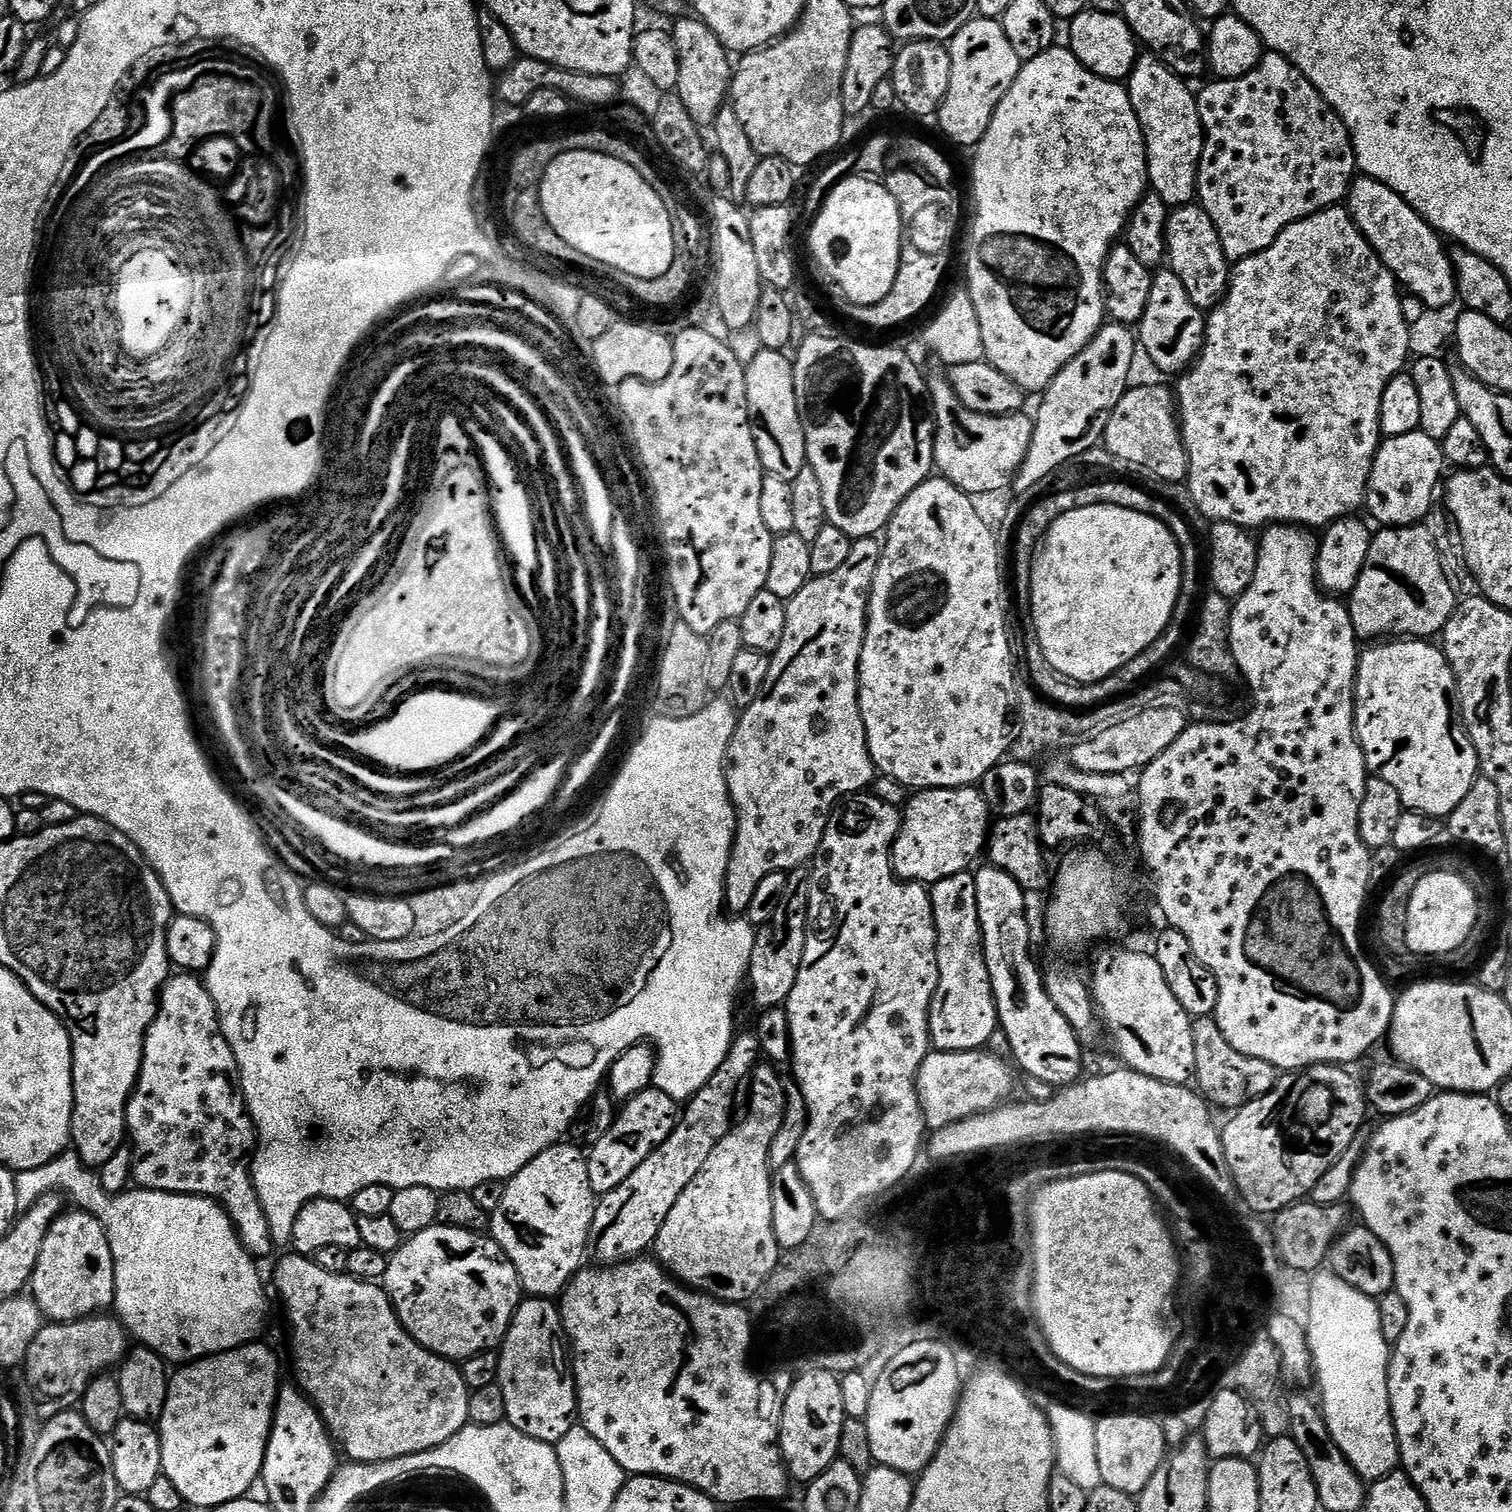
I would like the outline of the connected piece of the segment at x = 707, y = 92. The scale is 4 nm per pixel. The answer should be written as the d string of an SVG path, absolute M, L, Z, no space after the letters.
M680 18L671 25L670 31L678 46L678 86L675 95L682 98L682 106L690 110L690 118L701 126L715 125L718 114L729 103L734 75L734 60L722 46L718 34L699 18Z

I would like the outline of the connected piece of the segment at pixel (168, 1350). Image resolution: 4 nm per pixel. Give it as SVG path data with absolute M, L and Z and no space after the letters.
M65 1150L58 1158L46 1162L46 1166L38 1166L38 1170L26 1170L15 1175L20 1212L30 1210L30 1206L34 1206L34 1202L38 1202L38 1198L47 1192L58 1192L71 1203L73 1200L77 1209L98 1218L106 1230L110 1254L114 1258L114 1312L133 1341L154 1350L165 1362L183 1366L261 1339L260 1331L268 1316L268 1296L264 1293L264 1284L256 1269L257 1261L244 1248L240 1235L232 1225L232 1217L221 1204L206 1196L152 1192L141 1187L137 1187L136 1192L125 1190L109 1194L102 1186L99 1175L81 1162L72 1150Z

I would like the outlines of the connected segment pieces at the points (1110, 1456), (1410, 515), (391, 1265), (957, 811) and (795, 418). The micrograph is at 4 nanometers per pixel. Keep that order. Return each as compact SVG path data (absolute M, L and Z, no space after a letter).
M1104 1416L1096 1420L1096 1429L1094 1430L1094 1450L1098 1450L1098 1470L1102 1470L1102 1485L1105 1488L1122 1490L1122 1494L1130 1494L1134 1498L1139 1497L1142 1490L1146 1490L1146 1482L1154 1478L1154 1474L1160 1469L1161 1464L1166 1459L1166 1445L1163 1438L1163 1426L1159 1419L1151 1420L1148 1416Z
M1425 432L1387 437L1377 450L1370 470L1366 512L1380 526L1411 528L1419 525L1423 521L1420 519L1431 510L1432 499L1435 496L1437 499L1445 475L1444 468L1446 469L1446 461L1441 441L1430 438Z
M438 1223L433 1224L431 1228L427 1228L421 1232L411 1233L405 1239L404 1243L401 1244L400 1249L389 1256L388 1269L384 1275L382 1287L392 1300L392 1304L396 1308L396 1313L404 1329L426 1350L430 1350L434 1354L443 1356L445 1360L451 1360L453 1362L463 1362L470 1359L474 1354L495 1349L503 1341L504 1335L508 1333L512 1316L516 1313L516 1308L522 1299L522 1289L518 1274L514 1270L510 1258L500 1249L498 1242L492 1239L491 1235L462 1230L461 1228L451 1228L445 1224Z
M926 788L917 791L902 809L900 832L892 843L892 870L901 880L931 886L942 878L969 871L985 851L990 809L981 789Z
M763 349L746 366L746 402L748 417L754 430L754 442L758 446L758 458L765 473L786 481L798 478L799 472L806 467L806 438L804 427L798 414L798 402L794 394L793 361L787 360L784 352Z

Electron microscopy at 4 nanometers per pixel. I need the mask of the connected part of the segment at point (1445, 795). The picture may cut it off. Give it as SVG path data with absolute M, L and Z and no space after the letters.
M1396 638L1391 642L1373 643L1371 646L1365 647L1368 648L1365 652L1363 649L1359 653L1356 666L1356 737L1359 738L1364 751L1369 773L1372 776L1382 778L1382 782L1390 782L1390 786L1394 786L1394 790L1398 790L1398 798L1404 803L1407 811L1421 812L1437 818L1447 818L1456 809L1458 802L1462 802L1462 798L1466 798L1466 794L1470 794L1470 786L1474 786L1474 782L1480 776L1480 763L1478 762L1478 754L1474 750L1463 724L1459 723L1454 715L1454 701L1457 699L1454 670L1448 665L1443 647L1436 645L1435 648L1432 644L1435 643L1424 638Z

